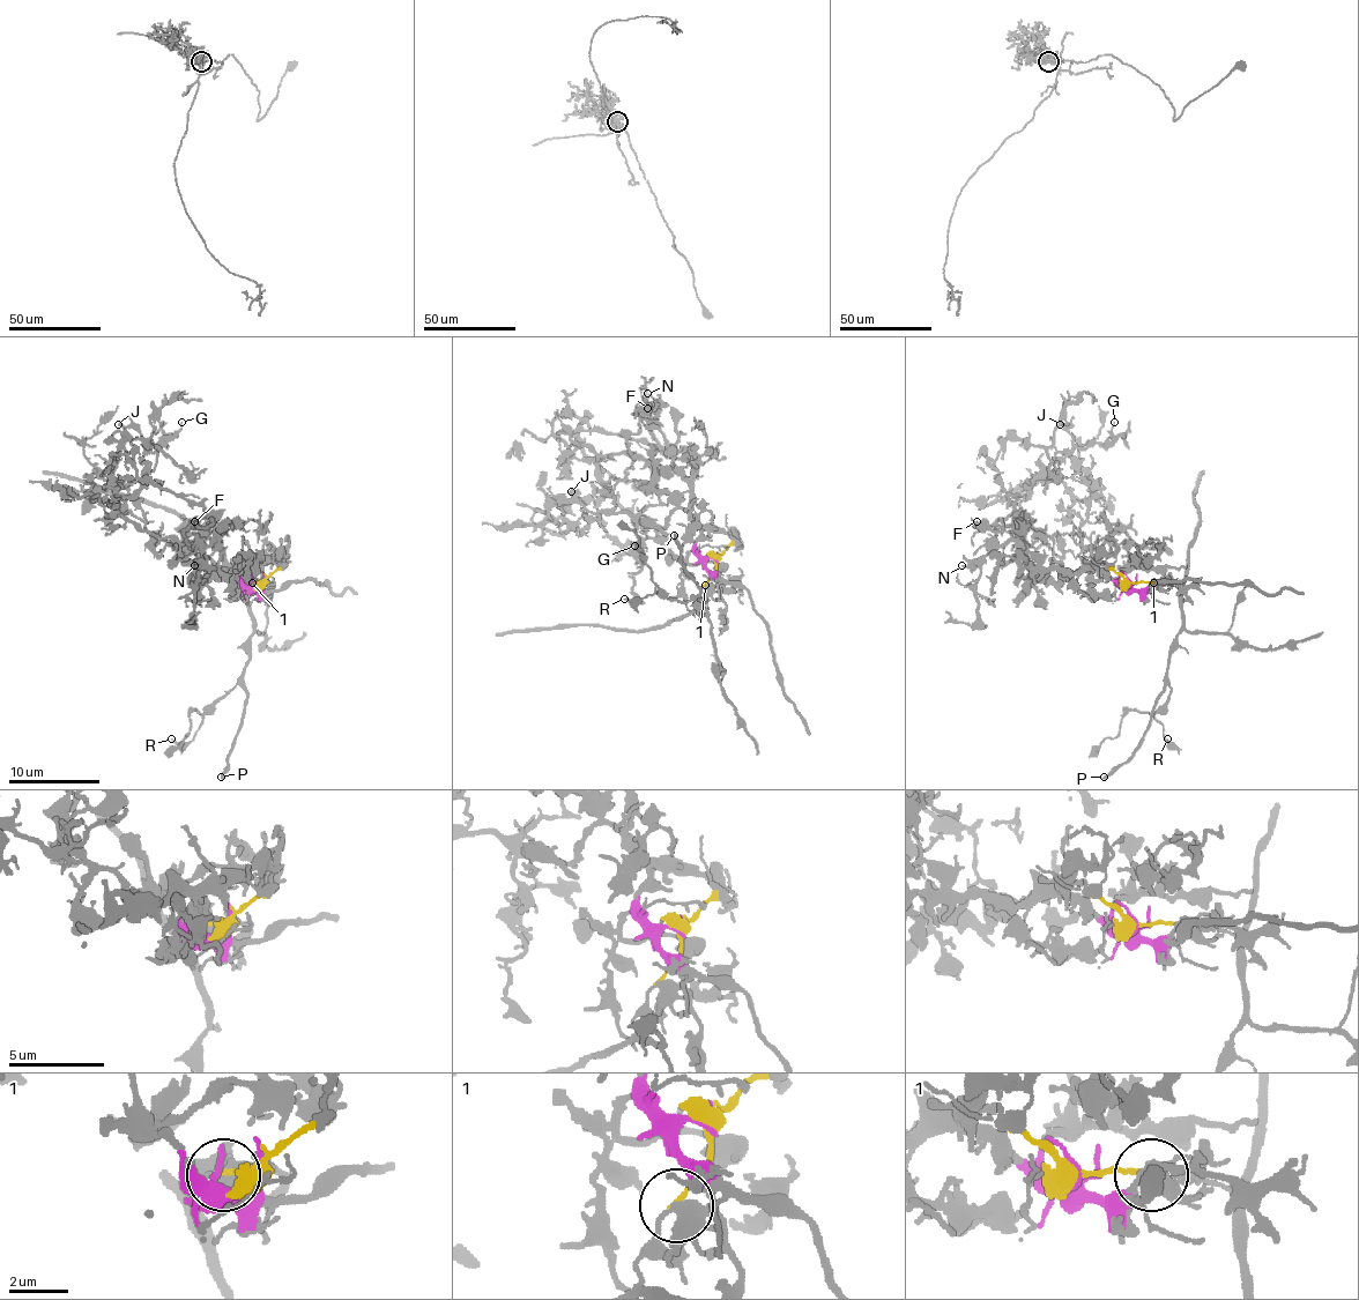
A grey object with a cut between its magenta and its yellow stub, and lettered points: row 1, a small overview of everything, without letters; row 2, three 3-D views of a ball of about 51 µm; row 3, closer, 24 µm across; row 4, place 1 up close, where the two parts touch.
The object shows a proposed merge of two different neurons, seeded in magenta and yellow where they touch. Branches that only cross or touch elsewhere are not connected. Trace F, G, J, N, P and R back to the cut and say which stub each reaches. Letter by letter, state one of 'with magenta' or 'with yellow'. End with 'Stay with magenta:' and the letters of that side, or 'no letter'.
F: with magenta
G: with magenta
J: with magenta
N: with magenta
P: with yellow
R: with yellow
Stay with magenta: F, G, J, N

